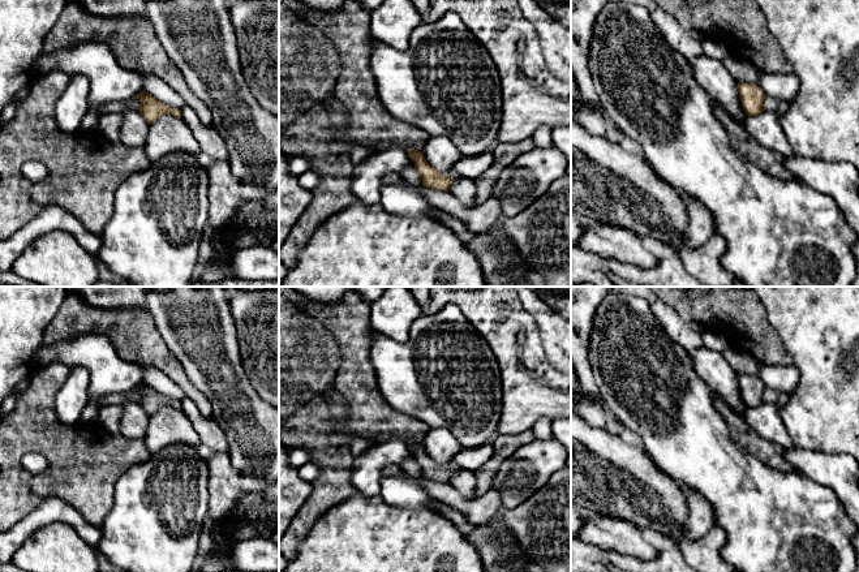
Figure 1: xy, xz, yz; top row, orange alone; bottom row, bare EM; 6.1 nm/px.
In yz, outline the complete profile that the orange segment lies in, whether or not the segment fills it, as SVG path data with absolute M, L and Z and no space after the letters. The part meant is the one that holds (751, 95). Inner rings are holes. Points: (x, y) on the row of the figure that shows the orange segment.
M738 83L736 86L742 106L748 117L757 116L764 111L763 102L765 94L755 83Z

